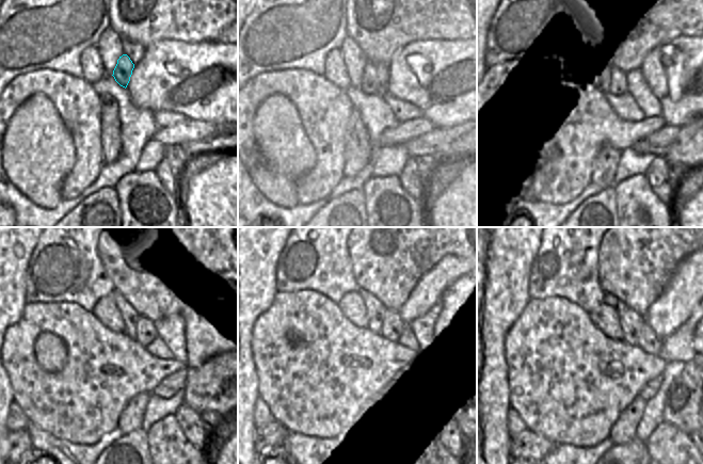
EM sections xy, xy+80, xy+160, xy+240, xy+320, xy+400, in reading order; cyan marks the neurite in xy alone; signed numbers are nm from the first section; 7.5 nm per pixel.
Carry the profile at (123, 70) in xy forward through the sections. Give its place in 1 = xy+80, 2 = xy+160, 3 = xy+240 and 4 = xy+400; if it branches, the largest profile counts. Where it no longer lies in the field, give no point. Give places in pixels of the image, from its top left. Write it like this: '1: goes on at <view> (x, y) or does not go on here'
1: goes on at xy+80 (370, 84)
2: goes on at xy+160 (619, 80)
3: goes on at xy+240 (146, 332)
4: goes on at xy+400 (649, 341)

